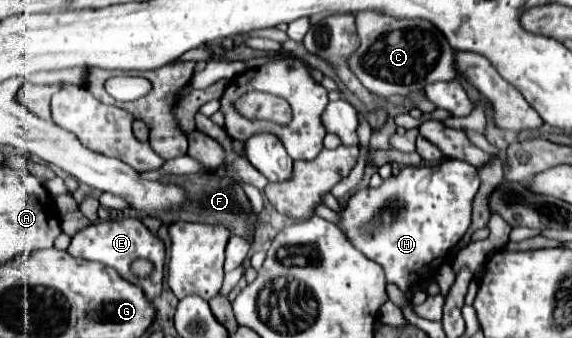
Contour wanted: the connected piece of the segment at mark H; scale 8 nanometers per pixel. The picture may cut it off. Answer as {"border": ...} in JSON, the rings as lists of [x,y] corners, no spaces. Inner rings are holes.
{"border":[[[446,159],[444,163],[438,163],[438,171],[428,171],[428,167],[404,167],[396,177],[390,177],[382,183],[378,189],[362,189],[354,193],[346,205],[346,209],[340,213],[340,229],[348,239],[352,239],[352,245],[360,249],[368,259],[376,261],[384,273],[386,279],[394,285],[398,285],[402,291],[424,285],[430,275],[438,271],[442,261],[446,259],[448,251],[462,239],[470,225],[470,213],[472,213],[472,201],[478,193],[480,177],[478,169],[472,167],[466,161],[460,159]],[[386,209],[394,211],[394,221],[384,223],[382,213]]]}

